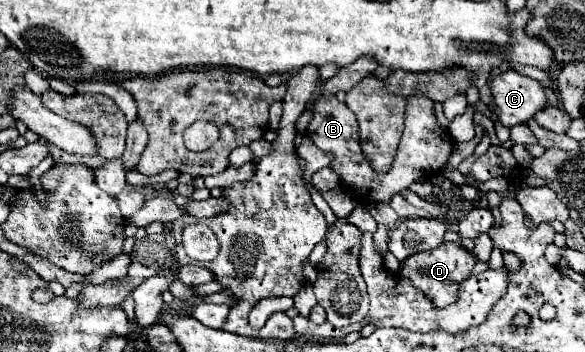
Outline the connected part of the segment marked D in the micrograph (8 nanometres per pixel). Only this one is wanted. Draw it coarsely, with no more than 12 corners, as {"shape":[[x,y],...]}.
{"shape":[[458,242],[408,257],[399,275],[434,306],[456,302],[478,260]]}

